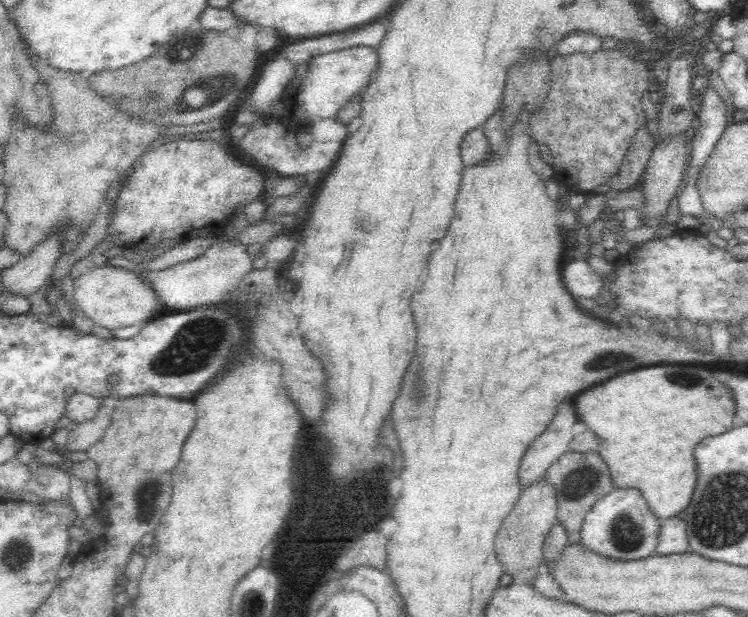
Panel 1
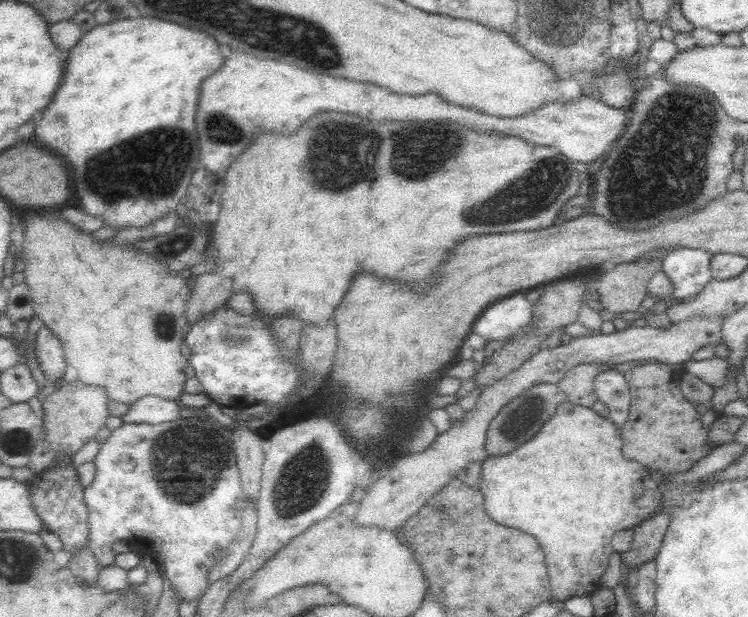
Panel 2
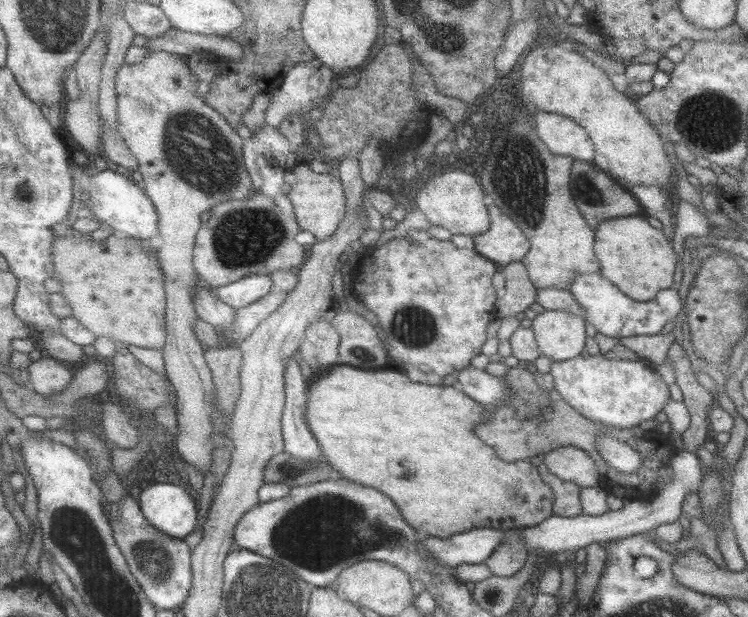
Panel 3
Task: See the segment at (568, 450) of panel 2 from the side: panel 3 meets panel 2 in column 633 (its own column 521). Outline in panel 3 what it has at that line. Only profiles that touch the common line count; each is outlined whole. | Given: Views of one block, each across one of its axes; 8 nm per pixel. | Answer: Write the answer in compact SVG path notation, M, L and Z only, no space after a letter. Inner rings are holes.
M338 365L331 371L318 374L313 383L309 383L309 401L308 412L305 415L307 425L316 435L316 440L322 447L322 454L327 462L333 466L333 469L339 471L340 476L359 484L370 486L384 492L399 508L400 514L404 517L405 522L409 523L422 535L437 536L439 538L447 538L455 533L468 531L477 527L489 527L495 530L508 530L509 528L532 527L539 524L544 518L552 516L553 491L551 487L545 484L536 469L536 461L533 459L525 459L522 461L505 462L493 452L493 448L486 446L472 432L481 422L485 422L489 418L484 406L473 401L461 389L454 386L429 386L429 384L421 384L419 382L410 382L401 372L393 372L393 370L359 370L355 366Z

